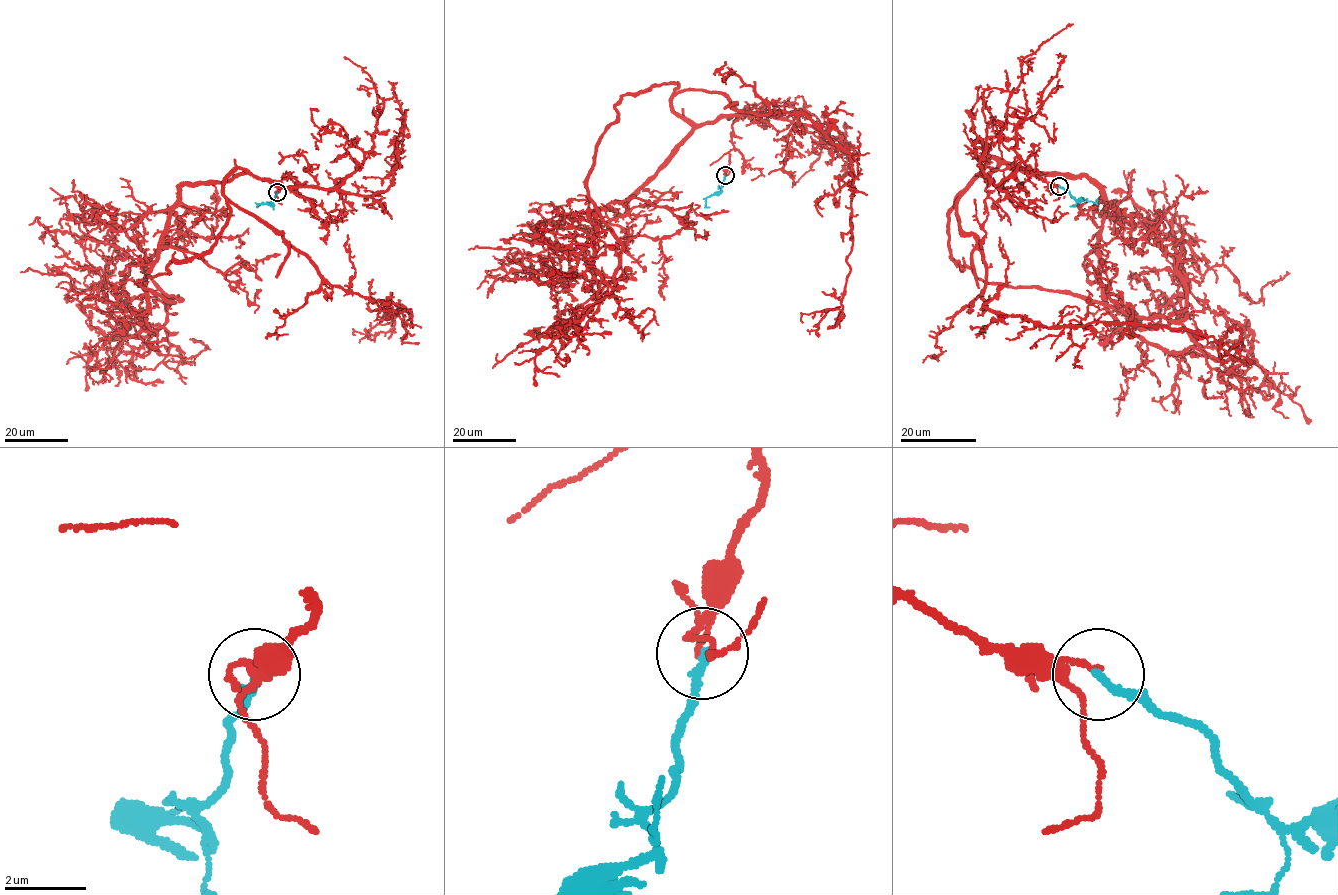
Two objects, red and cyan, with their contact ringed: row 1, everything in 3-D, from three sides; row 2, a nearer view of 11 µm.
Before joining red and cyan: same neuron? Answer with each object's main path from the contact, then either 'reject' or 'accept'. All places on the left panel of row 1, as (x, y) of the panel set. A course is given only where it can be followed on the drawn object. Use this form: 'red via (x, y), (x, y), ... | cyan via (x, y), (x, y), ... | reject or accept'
red via (277, 191), (283, 175), (298, 182), (236, 168), (224, 185), (331, 285), (405, 307), (386, 332), (355, 334) | cyan via (277, 192), (273, 204), (258, 206), (261, 203) | reject

